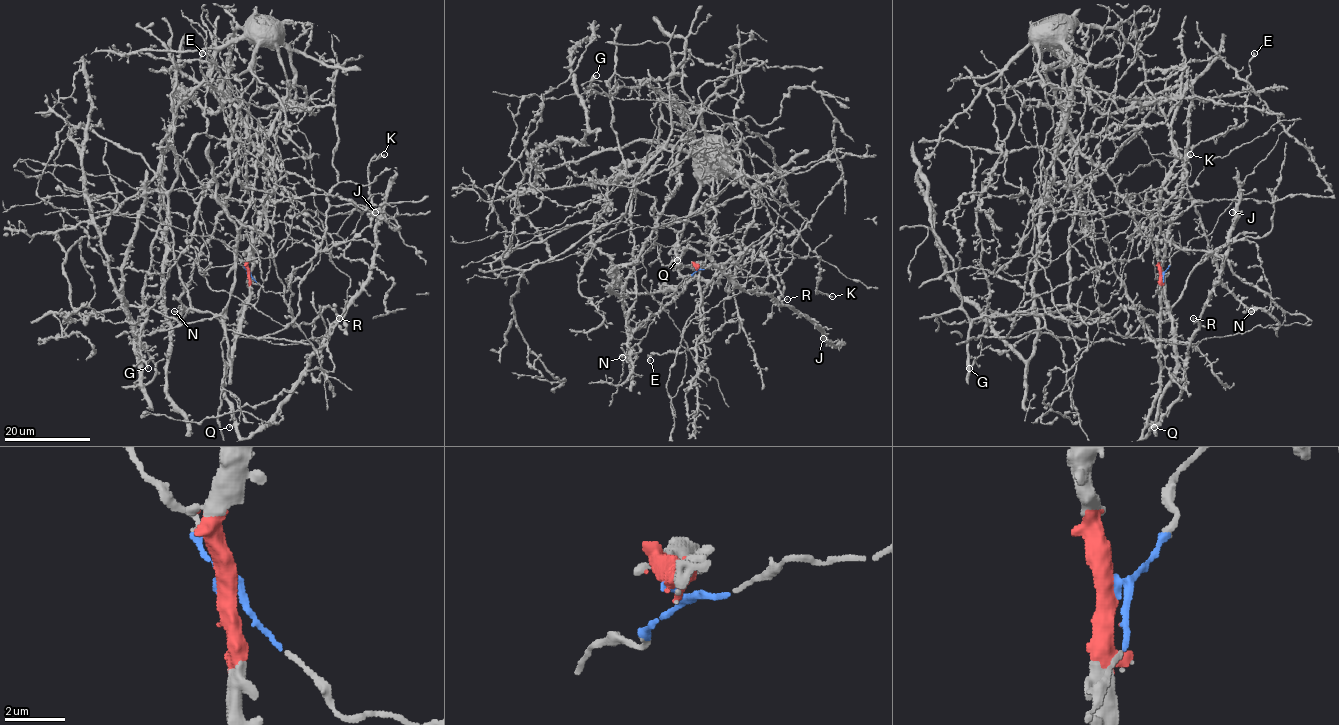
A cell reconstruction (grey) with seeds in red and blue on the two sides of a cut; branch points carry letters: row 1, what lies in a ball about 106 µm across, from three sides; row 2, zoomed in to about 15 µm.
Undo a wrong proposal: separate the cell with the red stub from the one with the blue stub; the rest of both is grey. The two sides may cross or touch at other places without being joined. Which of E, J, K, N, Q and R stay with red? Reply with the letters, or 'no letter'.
E, J, K, Q, R

